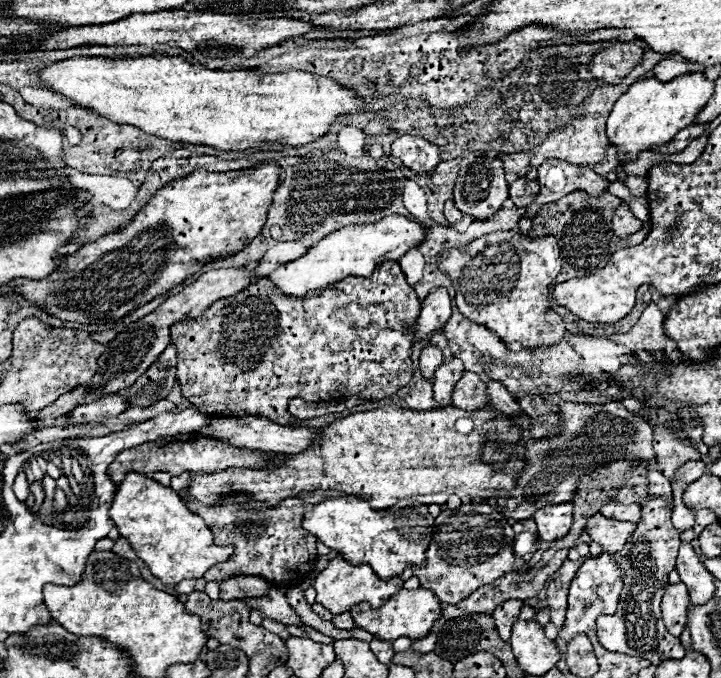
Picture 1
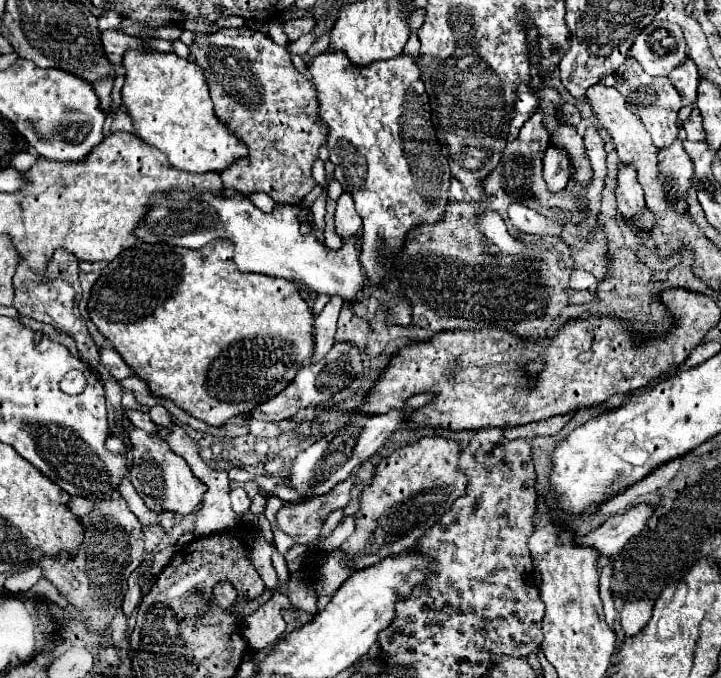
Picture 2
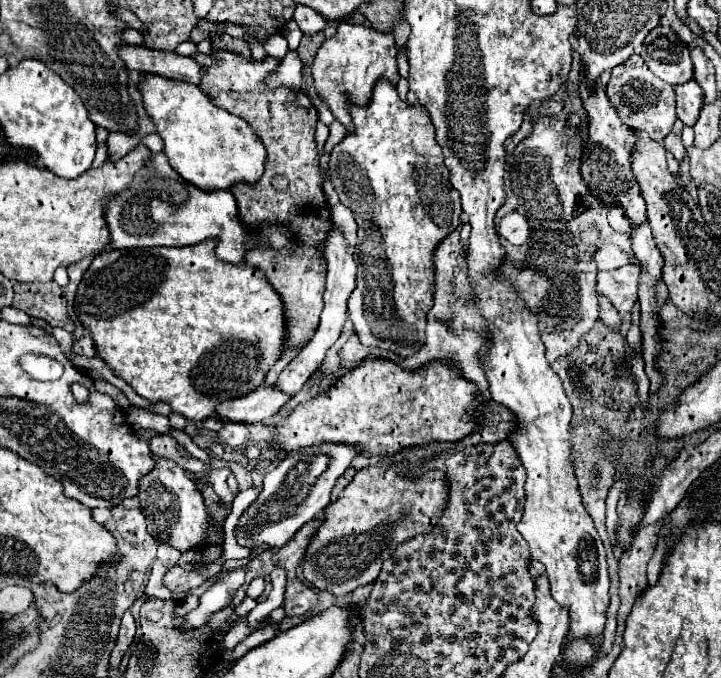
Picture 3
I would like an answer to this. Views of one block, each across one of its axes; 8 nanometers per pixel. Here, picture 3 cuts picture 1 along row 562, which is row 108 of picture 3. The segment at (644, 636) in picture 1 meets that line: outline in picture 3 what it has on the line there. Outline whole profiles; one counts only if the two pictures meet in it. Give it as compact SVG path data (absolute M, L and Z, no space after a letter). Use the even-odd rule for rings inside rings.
M632 54L628 62L622 62L612 70L610 82L606 86L608 98L612 106L616 106L620 120L624 120L630 128L642 132L644 136L664 142L664 138L670 134L672 124L676 122L676 100L674 100L674 88L660 78L656 78L650 68L644 64L644 60L638 54Z

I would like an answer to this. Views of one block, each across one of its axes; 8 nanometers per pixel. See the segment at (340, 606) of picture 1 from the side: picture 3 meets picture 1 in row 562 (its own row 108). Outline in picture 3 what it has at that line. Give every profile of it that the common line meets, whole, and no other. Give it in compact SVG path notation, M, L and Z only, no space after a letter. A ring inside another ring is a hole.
M340 22L338 32L324 40L320 46L314 66L312 66L312 78L314 86L318 90L318 96L324 100L324 104L330 108L334 118L346 126L348 132L354 130L352 118L350 118L350 106L368 106L372 98L374 84L380 78L390 80L394 86L398 84L398 64L396 64L396 46L392 34L382 34L374 28L366 28L362 24L348 24Z

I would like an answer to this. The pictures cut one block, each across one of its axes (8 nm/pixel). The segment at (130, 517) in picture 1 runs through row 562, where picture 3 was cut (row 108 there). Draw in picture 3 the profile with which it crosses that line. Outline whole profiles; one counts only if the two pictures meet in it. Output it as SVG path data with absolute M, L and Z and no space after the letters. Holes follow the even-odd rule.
M146 76L140 82L140 94L164 140L170 166L186 182L200 190L230 190L234 184L256 184L260 180L268 156L264 144L248 122L214 106L198 86Z

